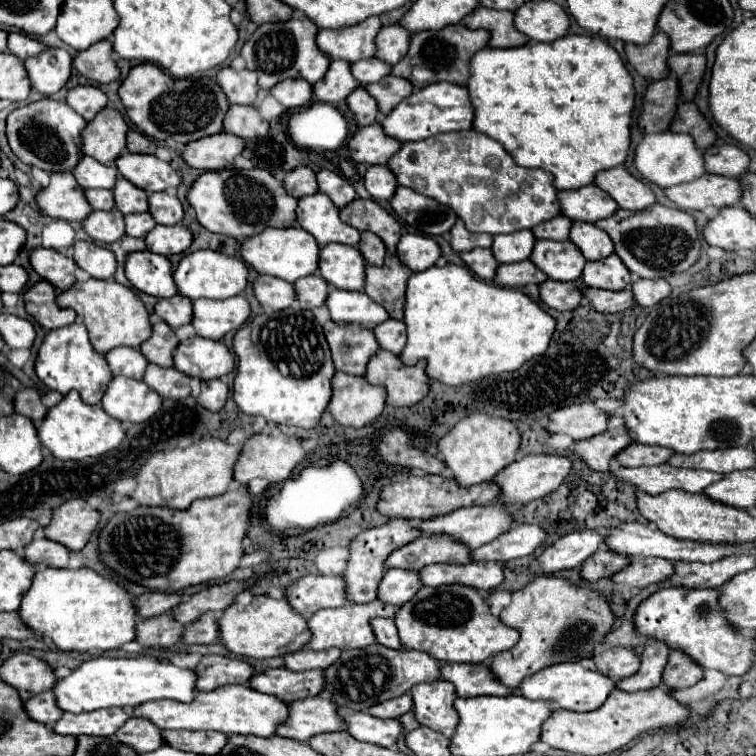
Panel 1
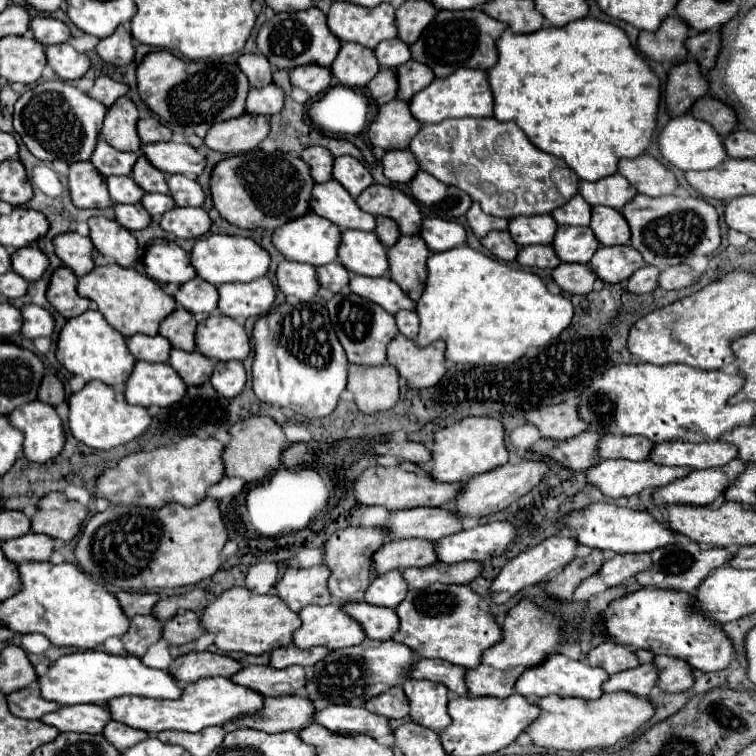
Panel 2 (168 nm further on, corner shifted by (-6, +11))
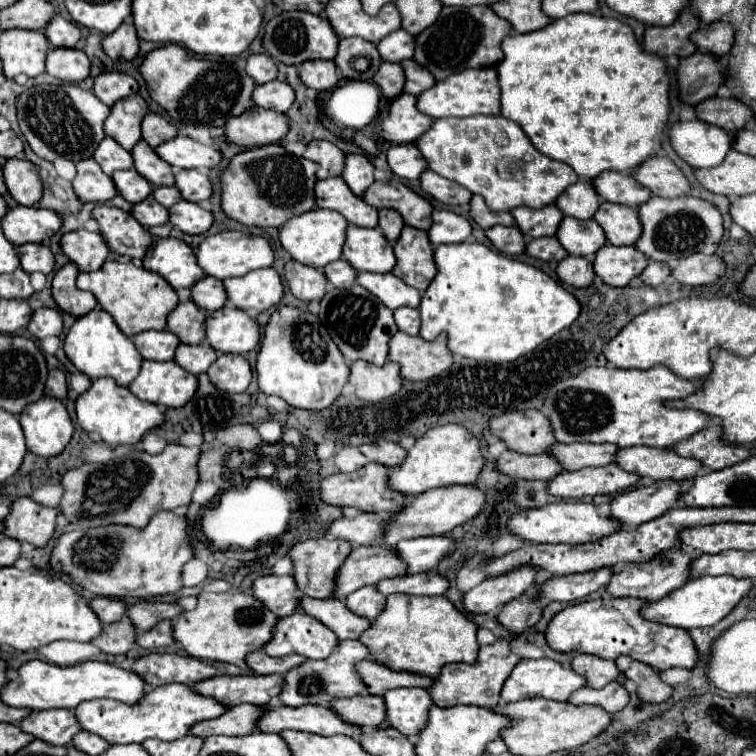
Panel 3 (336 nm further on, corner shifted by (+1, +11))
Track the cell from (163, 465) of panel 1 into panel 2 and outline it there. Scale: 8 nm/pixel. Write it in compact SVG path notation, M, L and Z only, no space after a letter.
M186 436L180 442L172 442L168 446L156 448L156 450L142 450L124 456L114 468L102 470L102 474L96 480L94 498L104 498L110 504L124 504L124 506L142 506L142 508L162 508L164 504L178 502L182 506L194 506L200 500L204 500L206 490L214 486L222 476L224 470L220 468L220 452L224 450L224 444L214 438L198 438L198 436Z

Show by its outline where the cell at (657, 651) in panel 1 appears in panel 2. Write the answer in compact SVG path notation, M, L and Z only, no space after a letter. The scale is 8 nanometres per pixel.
M652 664L636 666L628 672L618 672L610 676L602 684L602 692L628 692L638 698L646 698L656 686L656 674L652 672Z

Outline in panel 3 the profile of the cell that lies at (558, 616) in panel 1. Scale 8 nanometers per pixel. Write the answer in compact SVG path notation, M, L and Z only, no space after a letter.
M497 638L493 644L483 646L479 650L479 658L475 664L447 664L441 674L435 678L435 684L429 688L431 698L437 706L457 706L457 704L473 704L483 708L493 708L499 702L499 694L503 682L511 674L511 668L521 660L519 654L513 652L511 640Z

